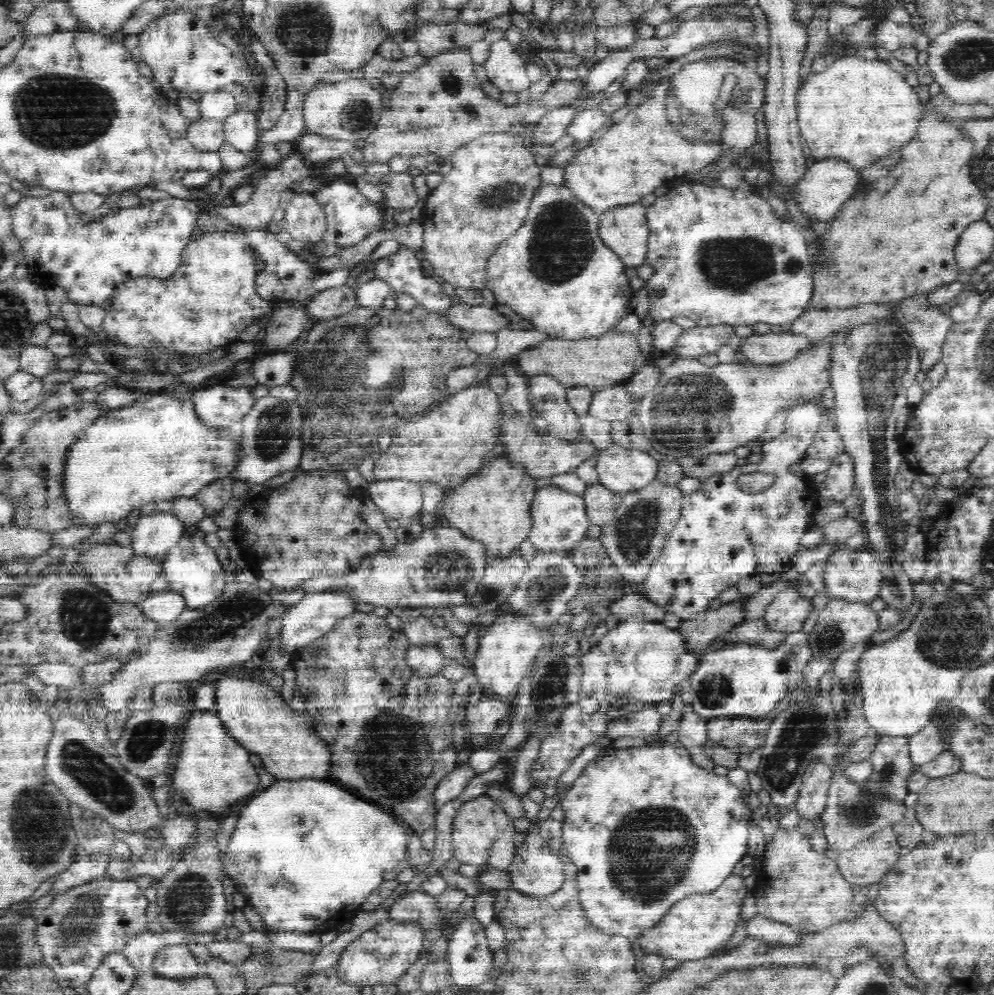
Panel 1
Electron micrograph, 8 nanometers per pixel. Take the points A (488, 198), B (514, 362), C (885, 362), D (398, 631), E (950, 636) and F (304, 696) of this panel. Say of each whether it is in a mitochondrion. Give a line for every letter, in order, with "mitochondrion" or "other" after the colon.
A: mitochondrion
B: other
C: mitochondrion
D: other
E: mitochondrion
F: other

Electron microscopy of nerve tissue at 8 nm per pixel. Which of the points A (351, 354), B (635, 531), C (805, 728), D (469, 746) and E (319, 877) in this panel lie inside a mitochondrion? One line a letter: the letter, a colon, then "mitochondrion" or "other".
A: mitochondrion
B: mitochondrion
C: mitochondrion
D: other
E: other

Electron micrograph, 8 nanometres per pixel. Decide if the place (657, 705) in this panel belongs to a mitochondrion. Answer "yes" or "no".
no

